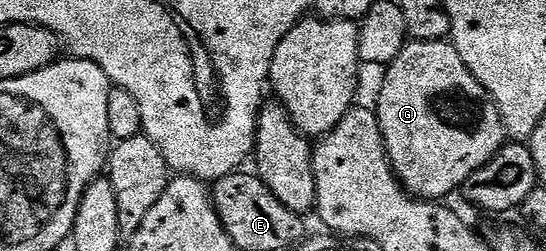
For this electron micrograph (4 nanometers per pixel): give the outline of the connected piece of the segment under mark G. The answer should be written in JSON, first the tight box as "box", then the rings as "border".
{"box":[376,42,507,201],"border":[[[407,42],[404,50],[388,64],[385,71],[382,88],[378,91],[376,114],[394,174],[411,196],[422,201],[445,200],[445,195],[453,191],[455,194],[462,183],[468,181],[468,177],[472,177],[472,173],[479,171],[489,159],[493,159],[507,142],[502,115],[480,81],[472,77],[468,65],[460,61],[460,53],[456,53],[453,42]]]}

